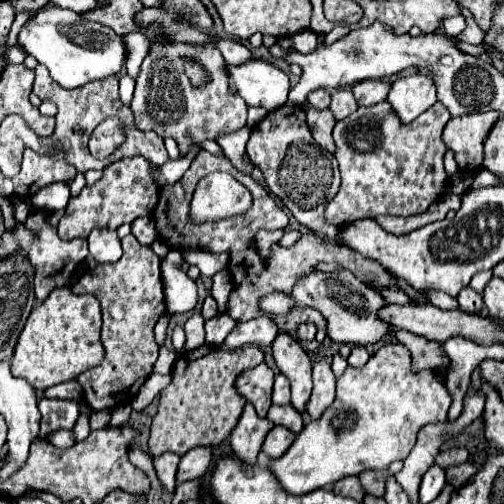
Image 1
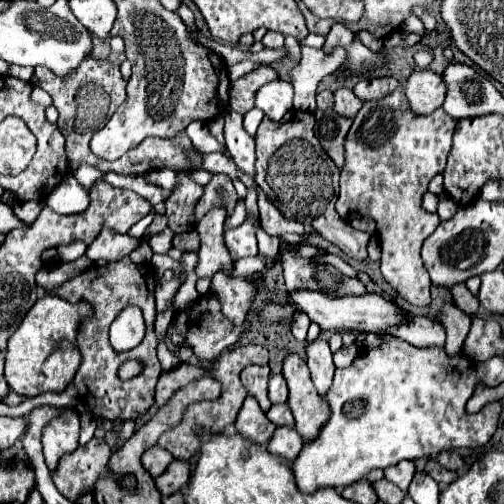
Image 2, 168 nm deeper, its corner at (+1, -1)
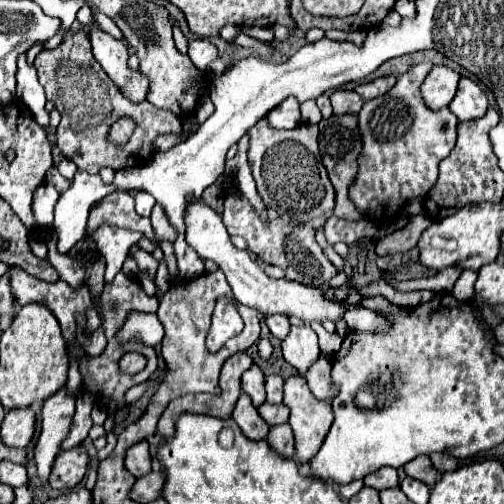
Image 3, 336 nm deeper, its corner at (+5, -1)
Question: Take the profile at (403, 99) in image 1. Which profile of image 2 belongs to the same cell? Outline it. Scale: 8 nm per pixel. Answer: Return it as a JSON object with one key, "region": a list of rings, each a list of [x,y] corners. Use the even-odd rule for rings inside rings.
{"region":[[[415,70],[405,82],[405,94],[415,114],[431,114],[443,106],[447,86],[441,74],[435,74],[431,70]]]}

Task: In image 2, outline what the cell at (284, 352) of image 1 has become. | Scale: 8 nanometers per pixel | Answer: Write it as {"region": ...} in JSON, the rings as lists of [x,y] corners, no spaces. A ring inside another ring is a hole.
{"region":[[[297,354],[287,356],[283,364],[283,376],[289,386],[289,406],[295,416],[295,430],[305,442],[311,442],[319,436],[323,424],[329,420],[329,404],[327,400],[317,394],[305,360]]]}

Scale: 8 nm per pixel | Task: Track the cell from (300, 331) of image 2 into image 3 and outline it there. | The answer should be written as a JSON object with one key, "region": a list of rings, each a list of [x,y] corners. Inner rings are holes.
{"region":[[[275,314],[275,316],[267,316],[267,326],[269,326],[269,330],[271,330],[271,334],[275,336],[275,338],[279,338],[279,340],[285,340],[285,336],[289,334],[289,328],[291,328],[291,324],[289,324],[289,318],[285,316],[285,314]]]}

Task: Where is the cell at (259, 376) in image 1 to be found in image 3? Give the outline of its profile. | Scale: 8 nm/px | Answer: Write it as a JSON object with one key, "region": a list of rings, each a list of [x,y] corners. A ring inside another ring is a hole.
{"region":[[[257,364],[243,372],[241,390],[251,396],[253,404],[255,404],[257,408],[265,402],[265,376],[263,376],[263,372],[261,372],[261,368],[259,368]]]}

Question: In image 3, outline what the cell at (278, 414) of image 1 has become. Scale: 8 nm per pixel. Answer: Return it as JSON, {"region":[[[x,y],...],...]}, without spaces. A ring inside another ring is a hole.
{"region":[[[261,404],[259,406],[259,414],[265,418],[267,424],[277,426],[277,424],[285,424],[289,420],[289,408],[285,404]]]}

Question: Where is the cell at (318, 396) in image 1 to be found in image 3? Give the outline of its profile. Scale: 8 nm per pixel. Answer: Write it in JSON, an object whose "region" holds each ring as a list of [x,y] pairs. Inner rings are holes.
{"region":[[[291,326],[289,336],[281,344],[283,358],[297,368],[299,374],[305,374],[309,370],[309,364],[317,362],[317,356],[321,356],[321,350],[317,346],[317,334],[311,330],[311,326]]]}

